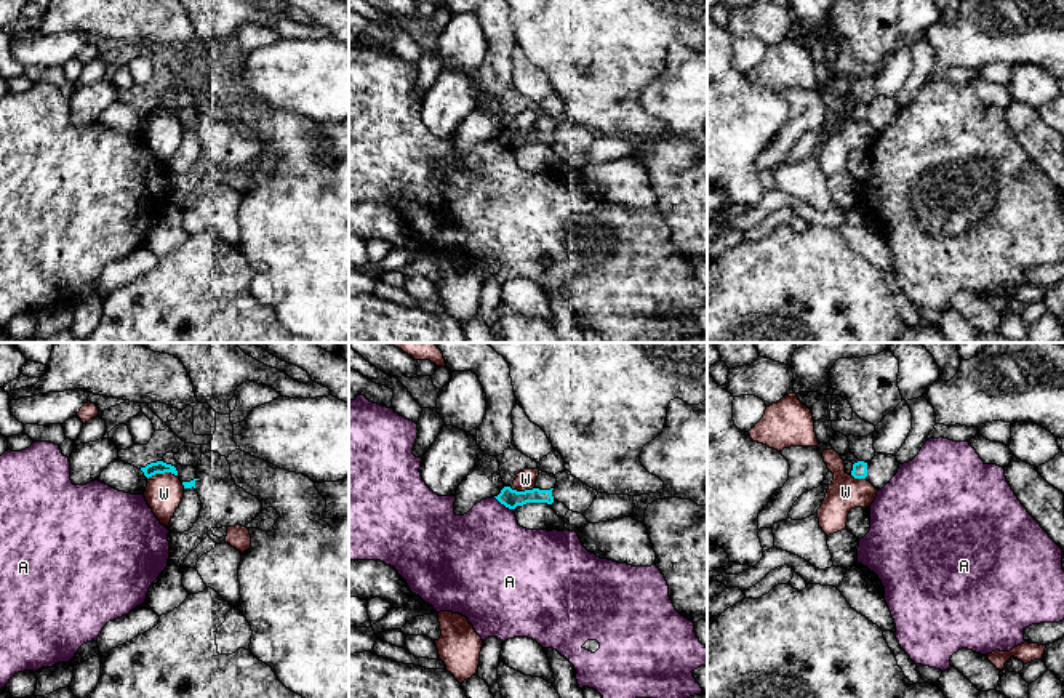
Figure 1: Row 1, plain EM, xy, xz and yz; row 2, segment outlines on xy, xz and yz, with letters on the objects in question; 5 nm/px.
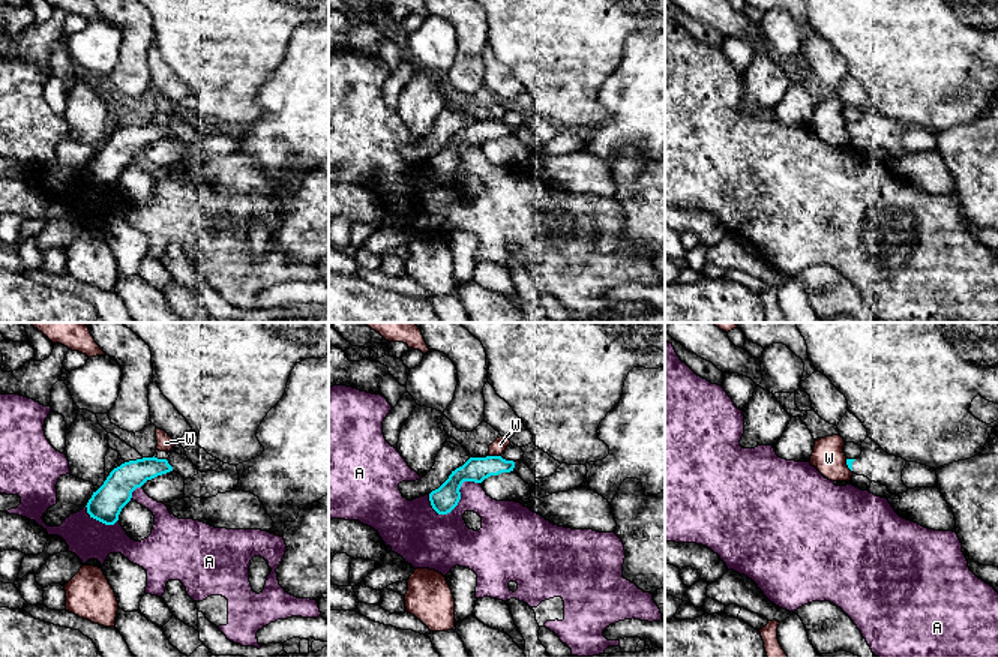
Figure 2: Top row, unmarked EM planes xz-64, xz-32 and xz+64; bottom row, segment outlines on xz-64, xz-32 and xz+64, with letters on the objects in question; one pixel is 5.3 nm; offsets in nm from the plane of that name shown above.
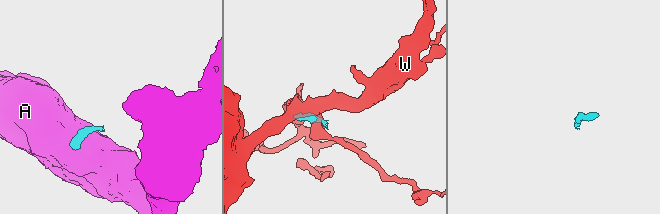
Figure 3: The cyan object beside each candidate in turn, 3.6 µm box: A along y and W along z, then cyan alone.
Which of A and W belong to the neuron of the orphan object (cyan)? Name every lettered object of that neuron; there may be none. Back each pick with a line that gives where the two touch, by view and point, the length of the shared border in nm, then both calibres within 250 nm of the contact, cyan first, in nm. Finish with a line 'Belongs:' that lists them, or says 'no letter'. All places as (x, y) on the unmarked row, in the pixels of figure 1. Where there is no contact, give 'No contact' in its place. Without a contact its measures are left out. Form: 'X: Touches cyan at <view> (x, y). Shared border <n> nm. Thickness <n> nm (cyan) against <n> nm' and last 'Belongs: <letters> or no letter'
Belongs: no letter

